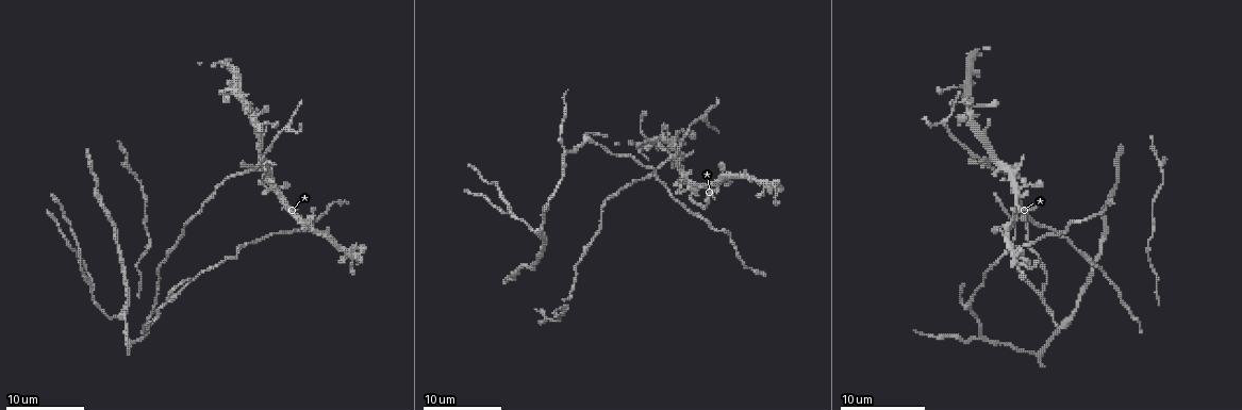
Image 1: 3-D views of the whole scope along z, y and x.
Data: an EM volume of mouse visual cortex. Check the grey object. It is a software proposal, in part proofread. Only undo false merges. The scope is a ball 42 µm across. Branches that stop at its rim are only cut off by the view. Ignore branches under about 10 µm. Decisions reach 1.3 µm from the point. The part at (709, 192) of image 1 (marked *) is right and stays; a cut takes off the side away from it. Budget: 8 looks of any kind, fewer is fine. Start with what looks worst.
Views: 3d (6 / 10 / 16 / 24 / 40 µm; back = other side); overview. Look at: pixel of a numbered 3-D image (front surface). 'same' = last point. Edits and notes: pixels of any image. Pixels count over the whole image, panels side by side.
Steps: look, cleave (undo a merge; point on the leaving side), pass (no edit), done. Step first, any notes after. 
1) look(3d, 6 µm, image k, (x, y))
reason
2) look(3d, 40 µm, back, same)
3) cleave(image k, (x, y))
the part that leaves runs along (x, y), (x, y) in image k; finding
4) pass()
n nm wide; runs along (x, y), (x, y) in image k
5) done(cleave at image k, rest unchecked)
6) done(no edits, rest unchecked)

look(3d, 6 µm, image 1, (675, 162))
four or more arms meet

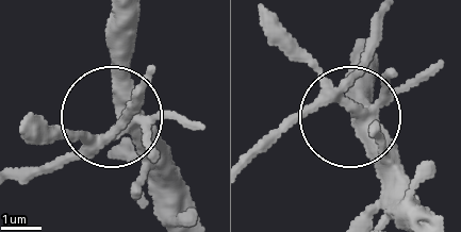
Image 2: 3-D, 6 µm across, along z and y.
pass()
one cell here

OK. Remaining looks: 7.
look(3d, 10 µm, image 1, (179, 294))
sudden change in width

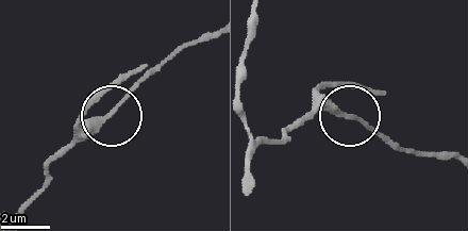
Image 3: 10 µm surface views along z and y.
pass()
one cell here

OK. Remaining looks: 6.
look(3d, 16 µm, image 1, (283, 231))

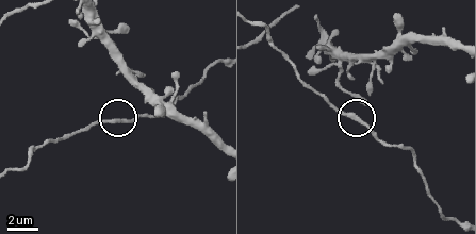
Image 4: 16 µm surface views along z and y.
pass()
continuous, no second cell

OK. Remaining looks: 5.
look(3d, 6 µm, image 1, (206, 202))
sudden change in width

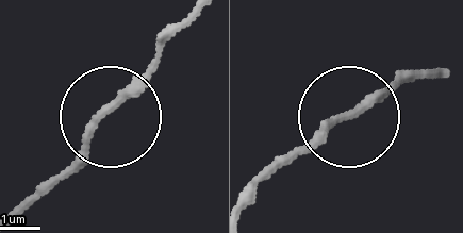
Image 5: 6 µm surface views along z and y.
look(3d, 6 µm, back, image 5, (106, 112))
from behind

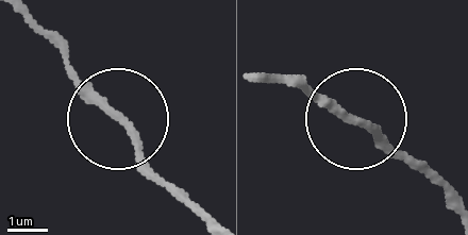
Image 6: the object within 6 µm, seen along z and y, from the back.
pass()
190 nm wide; runs along (28, 19), (187, 198) in image 6; continuous, no second cell

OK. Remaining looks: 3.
done(no edits, rest unchecked)

